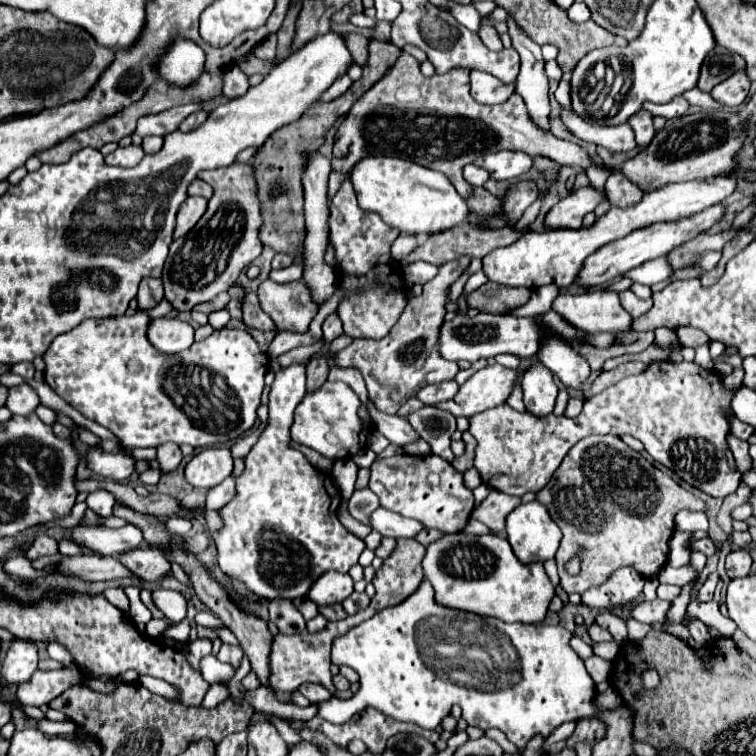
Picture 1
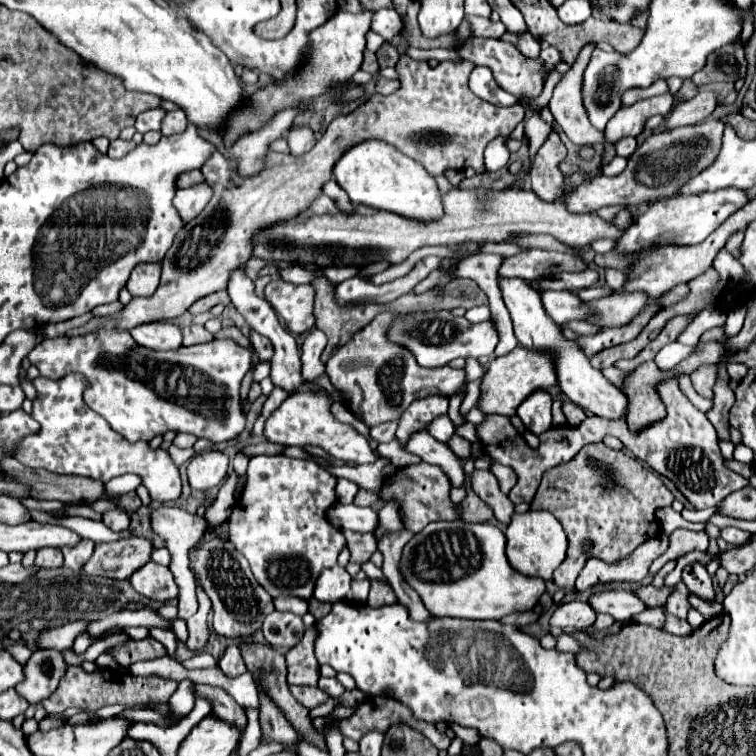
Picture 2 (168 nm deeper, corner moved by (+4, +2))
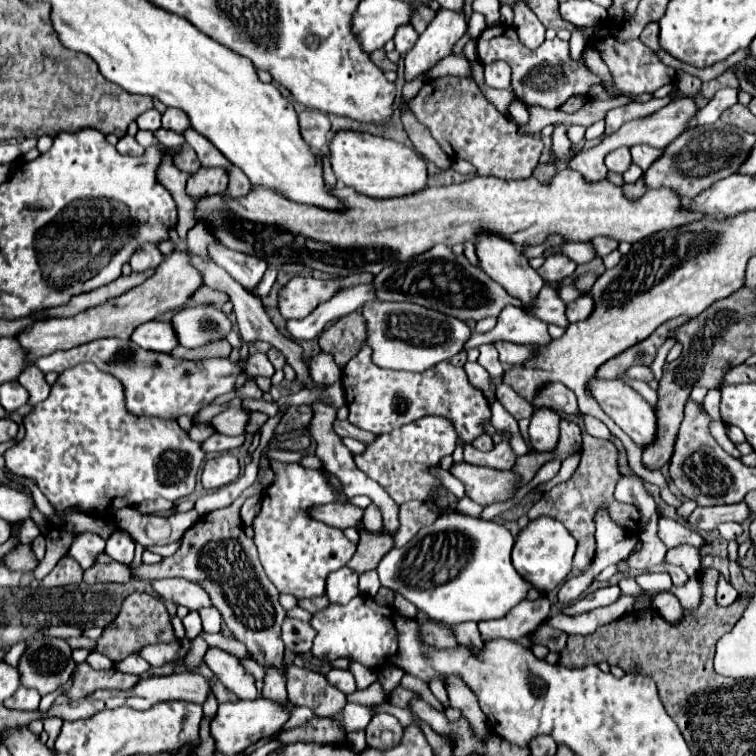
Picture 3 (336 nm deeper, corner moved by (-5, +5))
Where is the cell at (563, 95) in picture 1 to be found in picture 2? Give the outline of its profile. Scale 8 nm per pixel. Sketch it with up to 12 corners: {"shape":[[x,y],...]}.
{"shape":[[596,45],[580,51],[556,85],[548,106],[576,145],[602,143],[603,168],[616,156],[604,133],[590,125],[582,103],[582,71]]}

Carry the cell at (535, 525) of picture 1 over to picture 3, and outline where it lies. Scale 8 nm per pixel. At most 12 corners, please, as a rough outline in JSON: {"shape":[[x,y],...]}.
{"shape":[[535,518],[515,538],[513,566],[547,594],[571,572],[577,540]]}

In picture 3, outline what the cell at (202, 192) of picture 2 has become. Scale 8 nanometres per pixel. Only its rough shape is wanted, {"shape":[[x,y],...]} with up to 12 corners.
{"shape":[[201,168],[187,180],[185,194],[201,198],[223,194],[227,174]]}

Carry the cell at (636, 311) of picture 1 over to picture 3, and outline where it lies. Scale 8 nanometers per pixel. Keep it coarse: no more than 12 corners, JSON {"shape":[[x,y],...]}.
{"shape":[[593,298],[567,304],[569,322],[587,320],[595,310]]}

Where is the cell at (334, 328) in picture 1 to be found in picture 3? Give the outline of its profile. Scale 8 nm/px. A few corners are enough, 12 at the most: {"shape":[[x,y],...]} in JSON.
{"shape":[[319,352],[309,362],[317,384],[335,384],[341,368],[329,352]]}

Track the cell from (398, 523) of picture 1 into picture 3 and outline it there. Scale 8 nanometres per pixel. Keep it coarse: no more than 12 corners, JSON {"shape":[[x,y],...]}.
{"shape":[[323,504],[311,512],[317,520],[337,528],[357,528],[363,508]]}

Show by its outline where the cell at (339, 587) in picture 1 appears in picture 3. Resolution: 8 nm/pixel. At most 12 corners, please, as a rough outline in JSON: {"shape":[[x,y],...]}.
{"shape":[[339,568],[327,576],[327,598],[345,604],[359,596],[359,574]]}

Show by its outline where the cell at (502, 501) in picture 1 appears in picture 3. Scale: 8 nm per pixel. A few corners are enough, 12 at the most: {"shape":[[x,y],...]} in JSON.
{"shape":[[507,442],[481,452],[465,444],[465,460],[475,466],[509,470],[515,454]]}

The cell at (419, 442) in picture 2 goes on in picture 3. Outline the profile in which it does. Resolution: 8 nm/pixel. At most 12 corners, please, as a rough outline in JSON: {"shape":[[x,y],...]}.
{"shape":[[453,462],[451,474],[483,508],[515,494],[515,474]]}

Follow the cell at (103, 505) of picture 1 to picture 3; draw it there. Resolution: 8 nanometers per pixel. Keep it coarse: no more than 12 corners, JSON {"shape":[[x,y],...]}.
{"shape":[[123,528],[107,538],[105,552],[113,560],[131,564],[133,542]]}

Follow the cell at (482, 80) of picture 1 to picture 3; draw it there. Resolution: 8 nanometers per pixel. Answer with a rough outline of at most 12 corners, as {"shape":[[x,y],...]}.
{"shape":[[503,62],[485,64],[491,88],[511,88],[511,68]]}

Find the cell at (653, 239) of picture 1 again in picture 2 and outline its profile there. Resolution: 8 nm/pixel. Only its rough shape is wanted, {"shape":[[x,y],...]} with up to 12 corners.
{"shape":[[736,187],[654,203],[616,241],[632,255],[702,243],[748,203]]}

